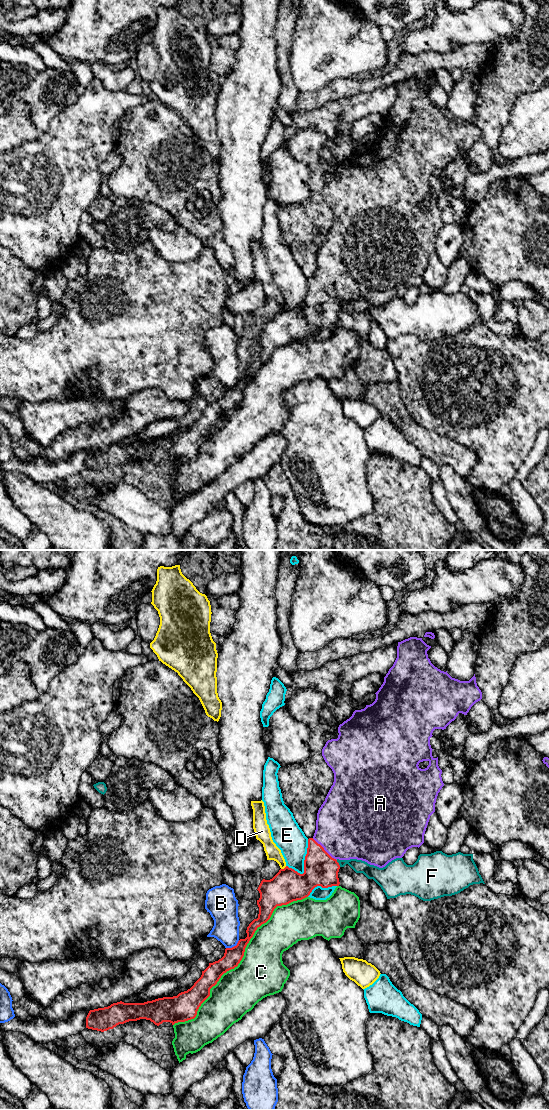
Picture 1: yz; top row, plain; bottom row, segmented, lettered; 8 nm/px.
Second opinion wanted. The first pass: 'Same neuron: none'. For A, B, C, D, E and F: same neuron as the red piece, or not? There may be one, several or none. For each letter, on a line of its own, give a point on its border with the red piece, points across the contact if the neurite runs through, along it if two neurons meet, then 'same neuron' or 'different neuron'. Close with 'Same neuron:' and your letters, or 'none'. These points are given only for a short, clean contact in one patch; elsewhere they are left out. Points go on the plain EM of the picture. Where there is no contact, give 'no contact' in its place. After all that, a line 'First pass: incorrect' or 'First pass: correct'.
A: yz (323, 289) | across yz (320, 309), (323, 289), (346, 268) | same neuron
B: yz (234, 386) | different neuron
C: yz (241, 399) | different neuron
D: yz (284, 308) | along yz (286, 306), (281, 309) | different neuron
E: yz (305, 297) | different neuron
F: yz (338, 303) | different neuron
Same neuron: A
First pass: incorrect

